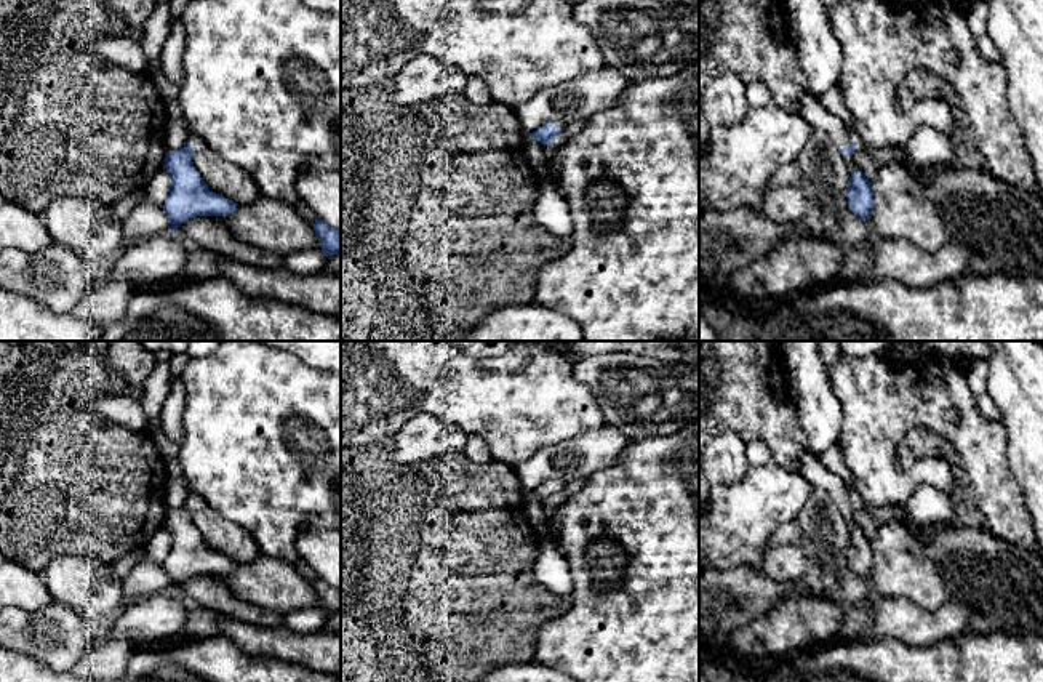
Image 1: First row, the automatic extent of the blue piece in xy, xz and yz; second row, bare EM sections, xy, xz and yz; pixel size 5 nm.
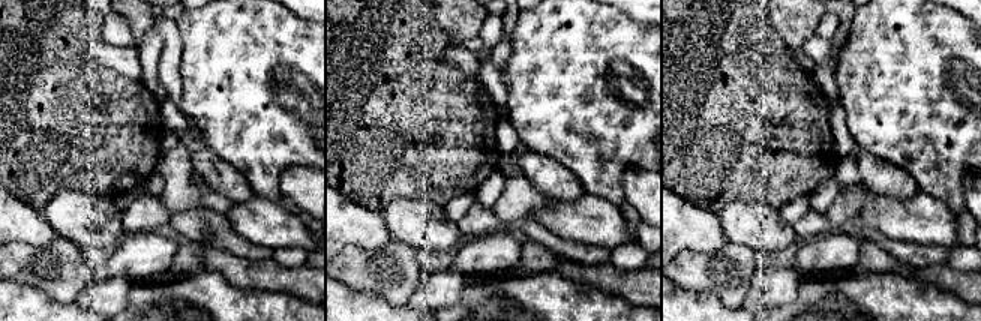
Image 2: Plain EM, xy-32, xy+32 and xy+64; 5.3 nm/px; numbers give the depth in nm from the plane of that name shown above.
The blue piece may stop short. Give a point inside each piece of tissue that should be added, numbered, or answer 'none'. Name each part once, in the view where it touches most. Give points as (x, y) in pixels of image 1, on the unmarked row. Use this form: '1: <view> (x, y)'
1: yz (811, 468)

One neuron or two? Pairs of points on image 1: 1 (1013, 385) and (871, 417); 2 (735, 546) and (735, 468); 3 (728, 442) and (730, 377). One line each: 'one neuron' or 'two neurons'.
1: two neurons
2: two neurons
3: two neurons

